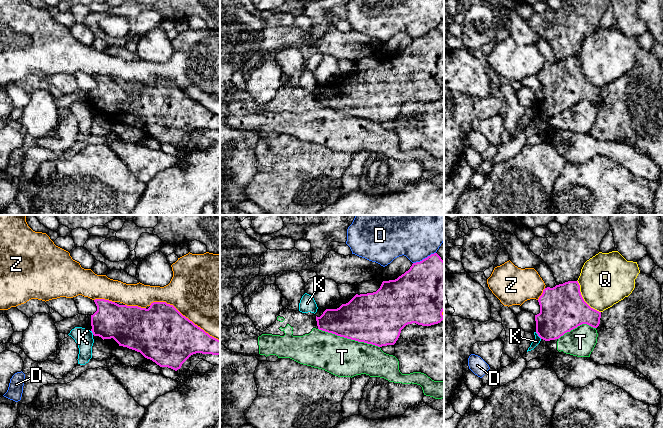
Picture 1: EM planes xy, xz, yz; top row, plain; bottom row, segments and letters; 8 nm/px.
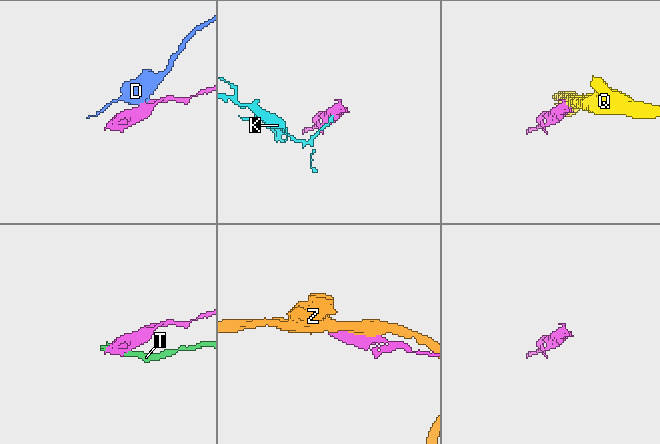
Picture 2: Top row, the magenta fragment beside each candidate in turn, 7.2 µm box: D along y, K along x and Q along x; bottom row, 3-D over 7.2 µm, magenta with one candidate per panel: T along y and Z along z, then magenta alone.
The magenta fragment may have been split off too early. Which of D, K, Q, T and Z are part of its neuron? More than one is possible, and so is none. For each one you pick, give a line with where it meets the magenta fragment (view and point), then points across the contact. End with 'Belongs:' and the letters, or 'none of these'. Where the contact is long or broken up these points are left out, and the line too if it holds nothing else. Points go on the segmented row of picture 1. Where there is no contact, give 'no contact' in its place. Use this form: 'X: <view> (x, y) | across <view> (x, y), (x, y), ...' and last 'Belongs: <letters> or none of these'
Belongs: none of these

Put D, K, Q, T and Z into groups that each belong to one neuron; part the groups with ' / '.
D / K / Q / T / Z

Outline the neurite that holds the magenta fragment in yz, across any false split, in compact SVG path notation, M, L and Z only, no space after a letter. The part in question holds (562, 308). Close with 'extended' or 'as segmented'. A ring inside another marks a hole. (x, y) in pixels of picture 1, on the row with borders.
M578 281L545 288L538 302L540 313L535 315L536 333L545 341L559 339L582 324L593 328L600 324L601 312L584 301Z; as segmented

